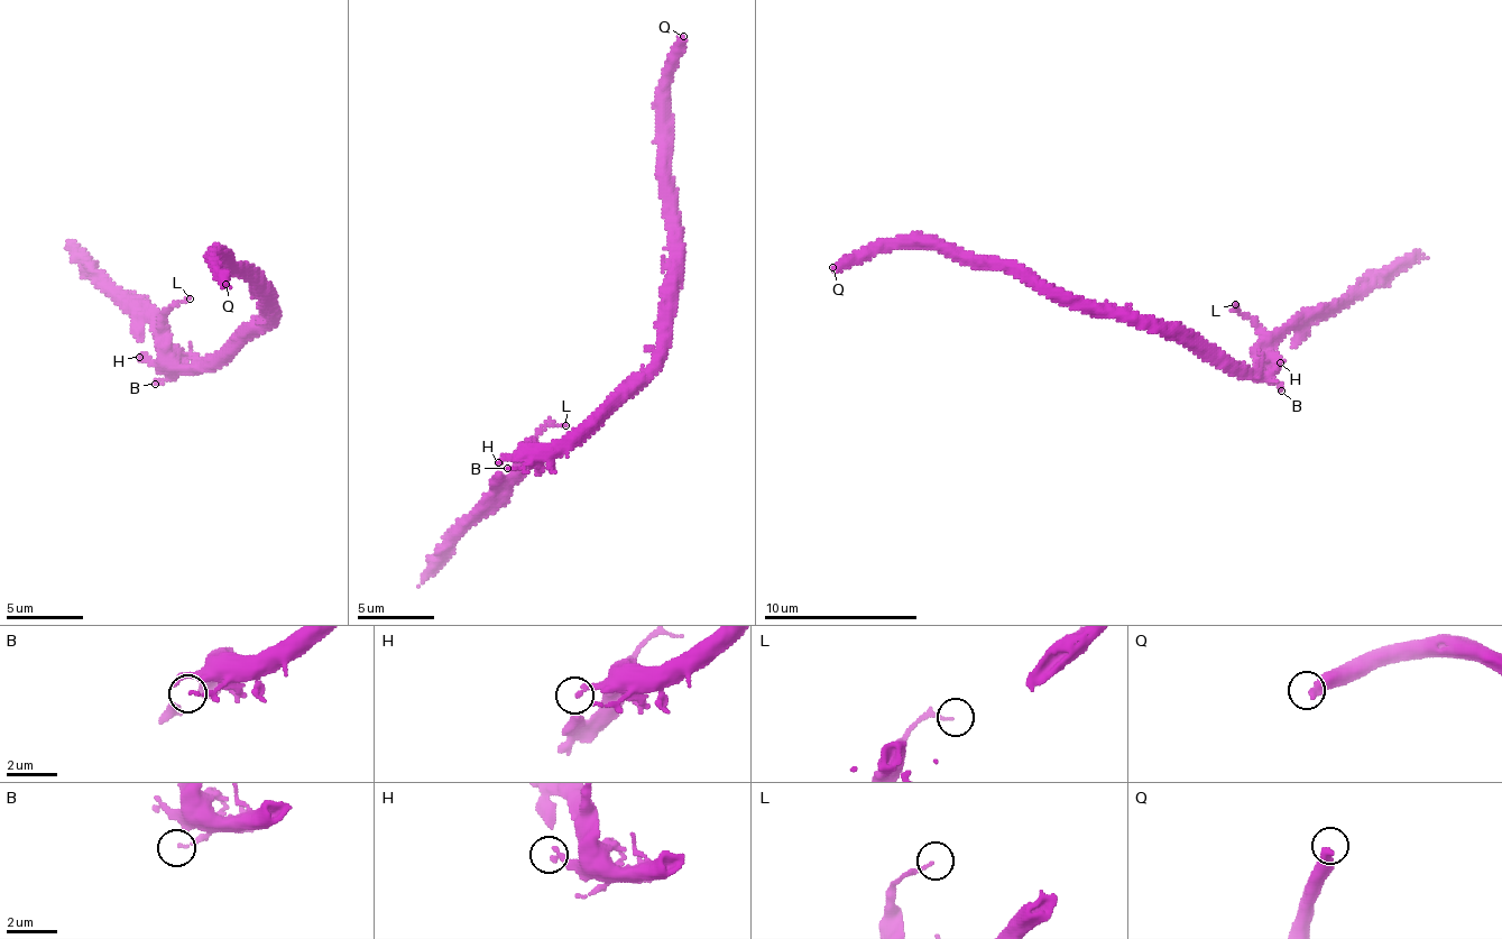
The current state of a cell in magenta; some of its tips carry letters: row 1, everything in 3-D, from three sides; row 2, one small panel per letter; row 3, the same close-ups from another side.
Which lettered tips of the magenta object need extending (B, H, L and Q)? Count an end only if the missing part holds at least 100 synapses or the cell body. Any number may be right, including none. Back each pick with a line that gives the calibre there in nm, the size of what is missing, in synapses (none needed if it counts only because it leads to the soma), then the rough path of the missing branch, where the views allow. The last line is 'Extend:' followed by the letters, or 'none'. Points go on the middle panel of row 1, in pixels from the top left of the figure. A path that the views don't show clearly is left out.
Extend: none

